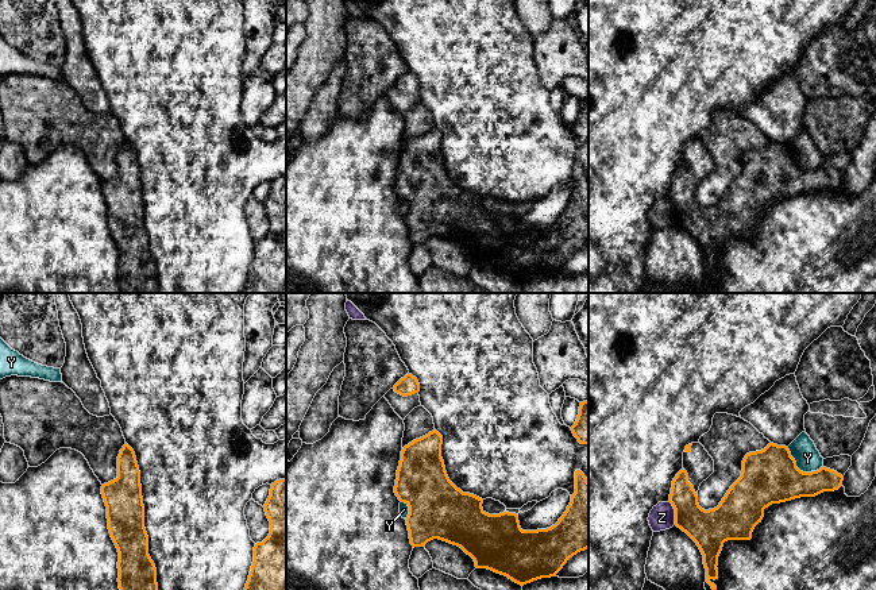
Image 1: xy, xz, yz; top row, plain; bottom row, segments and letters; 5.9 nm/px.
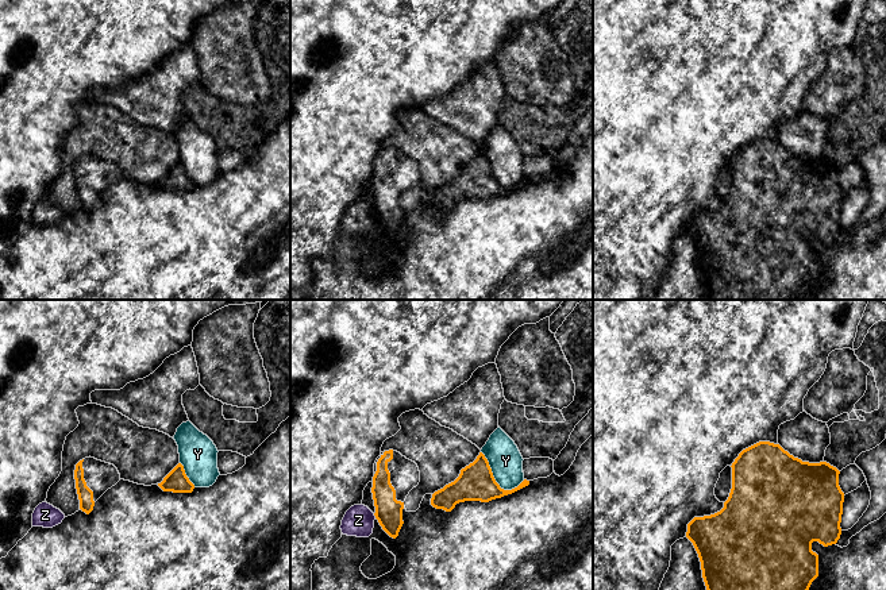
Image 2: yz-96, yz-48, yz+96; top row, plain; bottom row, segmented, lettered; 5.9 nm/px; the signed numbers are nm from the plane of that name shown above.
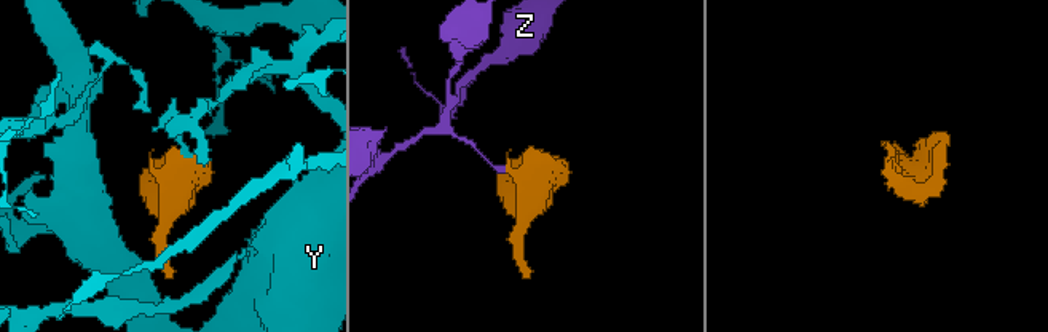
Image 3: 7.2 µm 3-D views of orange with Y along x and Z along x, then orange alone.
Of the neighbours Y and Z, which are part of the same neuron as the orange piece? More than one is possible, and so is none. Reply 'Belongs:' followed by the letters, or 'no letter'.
Belongs: no letter

